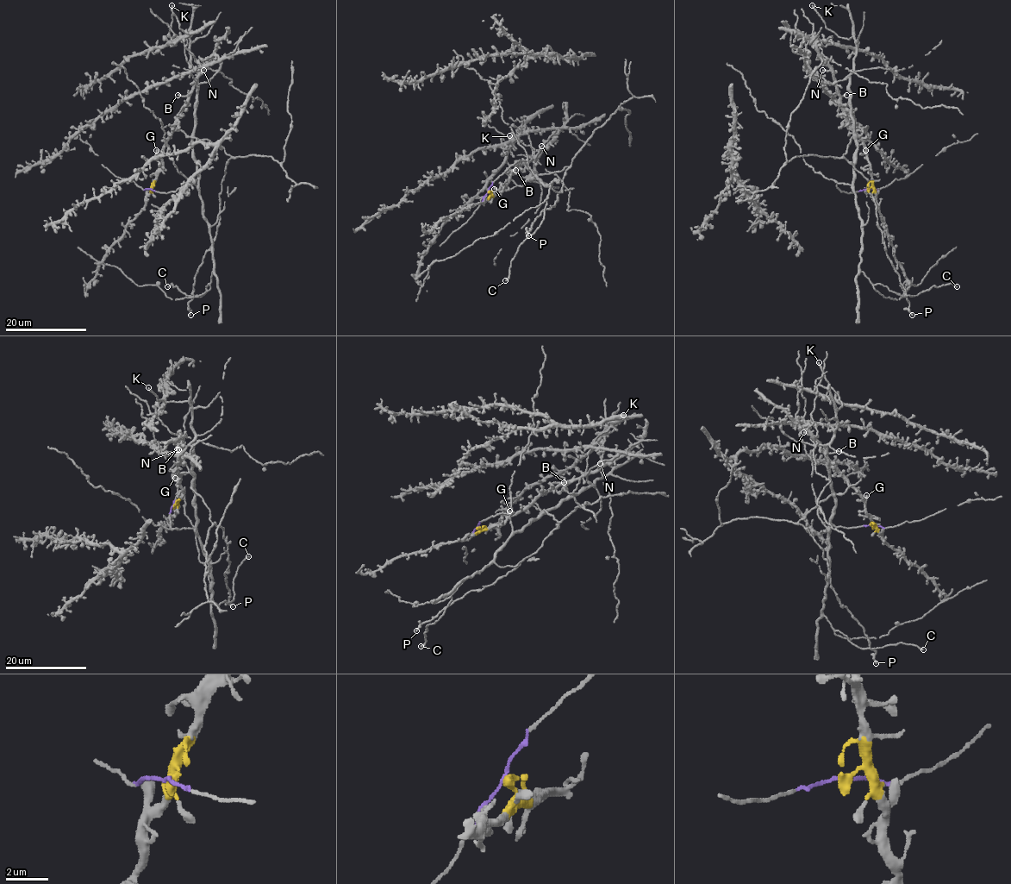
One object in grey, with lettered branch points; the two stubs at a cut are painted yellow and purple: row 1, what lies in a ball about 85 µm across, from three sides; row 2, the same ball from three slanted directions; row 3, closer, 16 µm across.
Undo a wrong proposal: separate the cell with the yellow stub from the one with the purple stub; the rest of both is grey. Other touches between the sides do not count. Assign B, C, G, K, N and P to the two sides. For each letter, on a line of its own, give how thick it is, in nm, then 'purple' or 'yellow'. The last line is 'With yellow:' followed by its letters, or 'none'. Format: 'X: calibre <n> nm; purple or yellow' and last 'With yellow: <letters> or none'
B: calibre 280 nm; yellow
C: calibre 200 nm; purple
G: calibre 480 nm; yellow
K: calibre 170 nm; purple
N: calibre 220 nm; yellow
P: calibre 200 nm; yellow
With yellow: B, G, N, P

